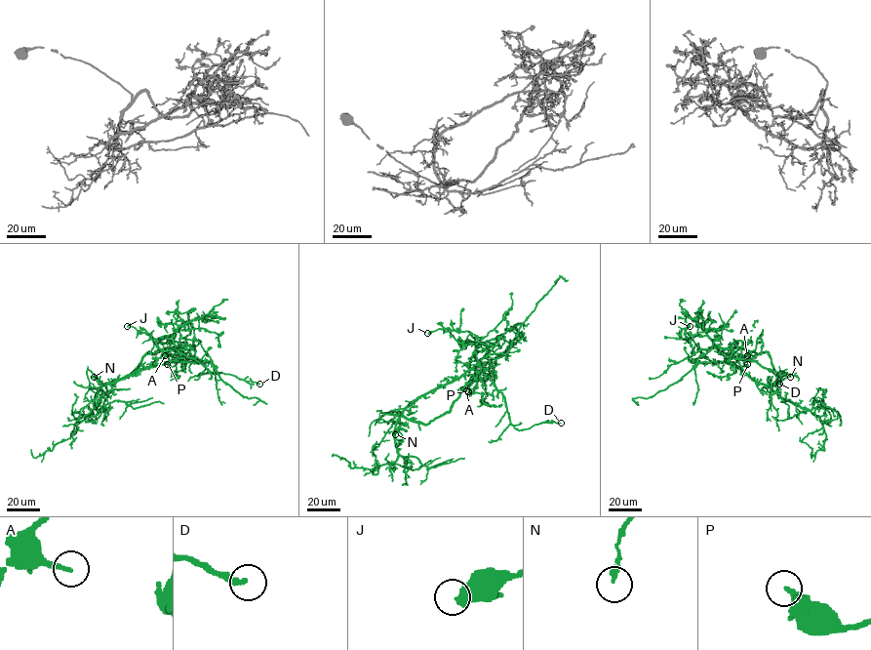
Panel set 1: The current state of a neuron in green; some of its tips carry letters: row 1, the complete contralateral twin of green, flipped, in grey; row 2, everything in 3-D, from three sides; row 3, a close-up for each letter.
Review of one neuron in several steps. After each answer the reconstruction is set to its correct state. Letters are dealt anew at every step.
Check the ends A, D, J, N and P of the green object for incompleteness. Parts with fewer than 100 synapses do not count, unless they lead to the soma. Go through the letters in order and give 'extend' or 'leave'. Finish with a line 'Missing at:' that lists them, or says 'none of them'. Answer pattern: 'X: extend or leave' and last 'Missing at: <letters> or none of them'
A: leave
D: leave
J: leave
N: leave
P: leave
Missing at: none of them

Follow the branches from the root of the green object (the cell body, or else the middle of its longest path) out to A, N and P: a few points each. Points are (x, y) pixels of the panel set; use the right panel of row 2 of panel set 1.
A: (747, 374), (769, 386), (780, 378), (768, 352), (729, 349), (734, 355), (747, 355)
N: (747, 374), (755, 382), (768, 385), (790, 377)
P: (747, 374), (769, 386), (780, 378), (768, 352), (729, 349), (745, 366), (747, 364)

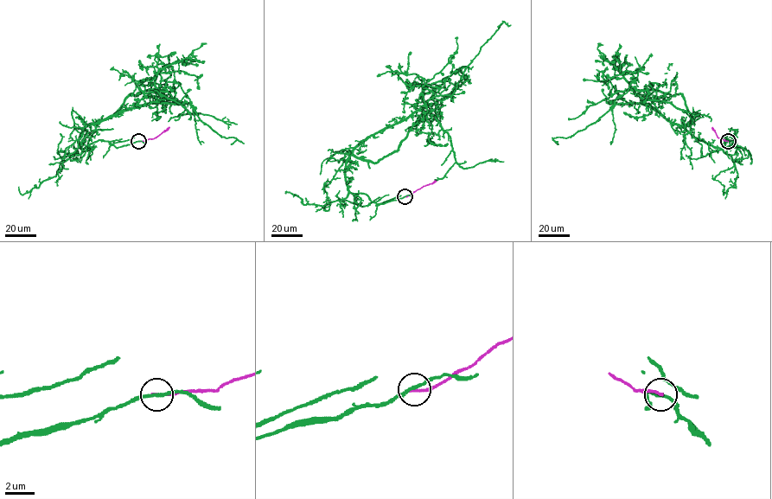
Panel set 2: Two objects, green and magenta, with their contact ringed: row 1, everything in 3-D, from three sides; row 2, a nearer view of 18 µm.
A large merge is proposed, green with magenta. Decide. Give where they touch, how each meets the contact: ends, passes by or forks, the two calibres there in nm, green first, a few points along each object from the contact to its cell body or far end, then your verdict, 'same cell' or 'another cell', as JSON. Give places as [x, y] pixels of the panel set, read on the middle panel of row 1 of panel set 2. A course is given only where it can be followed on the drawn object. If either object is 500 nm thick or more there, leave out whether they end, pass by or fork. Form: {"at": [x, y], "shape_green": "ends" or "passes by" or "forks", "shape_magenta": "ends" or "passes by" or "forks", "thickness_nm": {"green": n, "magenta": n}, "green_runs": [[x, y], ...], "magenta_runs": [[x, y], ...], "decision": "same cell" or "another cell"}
{"at": [405, 196], "shape_green": "passes by", "shape_magenta": "ends", "thickness_nm": {"green": 200, "magenta": 190}, "green_runs": [[405, 196], [377, 204], [352, 193], [345, 162], [370, 136], [451, 95], [510, 25]], "magenta_runs": [[405, 196], [436, 181]], "decision": "another cell"}

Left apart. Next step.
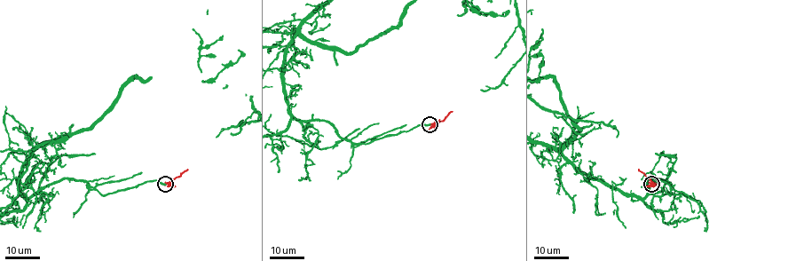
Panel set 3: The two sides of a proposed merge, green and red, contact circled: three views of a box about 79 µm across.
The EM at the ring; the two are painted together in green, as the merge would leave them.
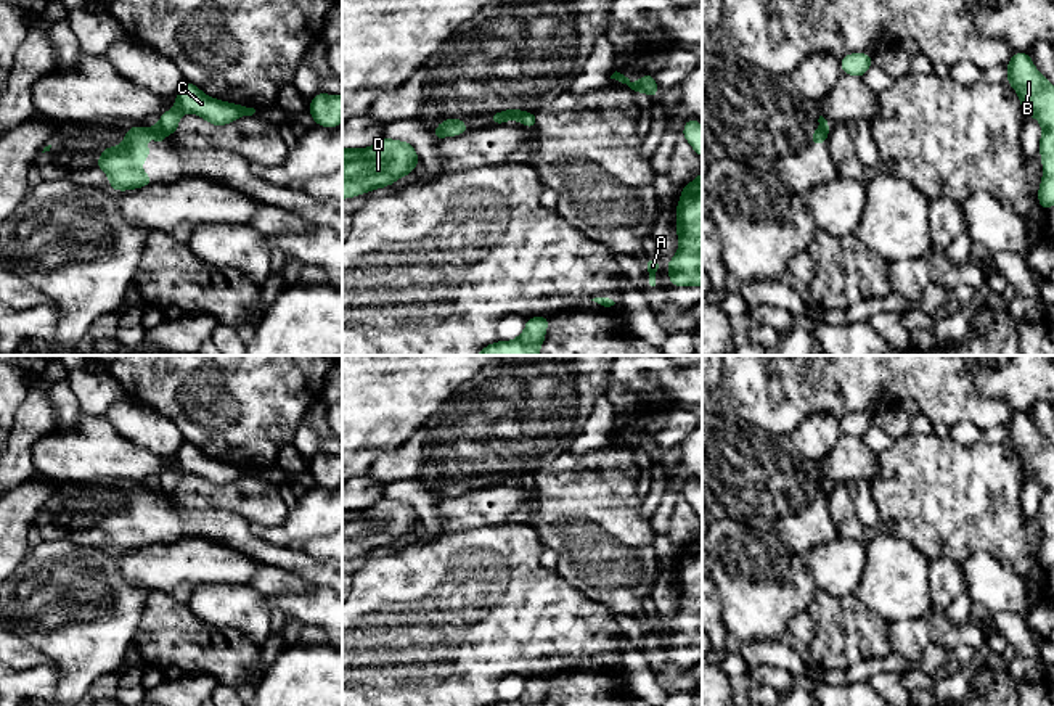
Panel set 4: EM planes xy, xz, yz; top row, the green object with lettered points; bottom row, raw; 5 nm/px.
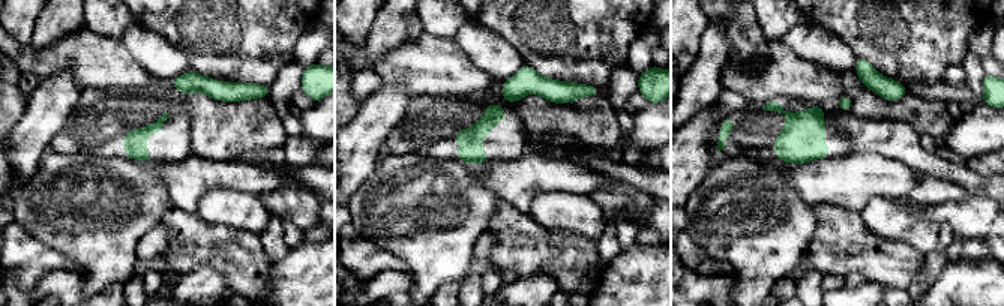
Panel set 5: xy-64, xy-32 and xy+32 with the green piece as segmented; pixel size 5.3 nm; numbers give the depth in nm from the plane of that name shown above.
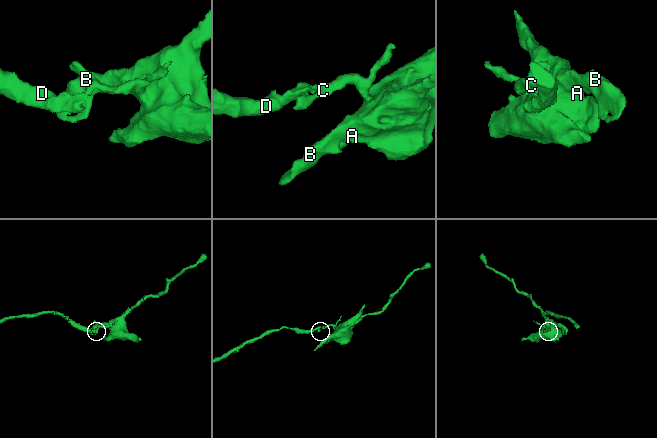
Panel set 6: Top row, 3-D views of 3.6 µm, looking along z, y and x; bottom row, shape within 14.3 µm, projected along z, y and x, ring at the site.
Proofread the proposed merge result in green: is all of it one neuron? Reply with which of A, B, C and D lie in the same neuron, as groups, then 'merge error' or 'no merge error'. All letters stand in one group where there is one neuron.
groups A B C / D; merge error

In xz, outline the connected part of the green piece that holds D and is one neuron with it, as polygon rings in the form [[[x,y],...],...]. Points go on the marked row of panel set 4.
[[[382,137],[368,148],[342,148],[342,199],[386,188],[419,164],[408,142]]]

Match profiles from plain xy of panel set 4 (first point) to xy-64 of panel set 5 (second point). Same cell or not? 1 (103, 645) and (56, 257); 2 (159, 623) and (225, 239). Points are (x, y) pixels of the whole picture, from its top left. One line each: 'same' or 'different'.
1: different
2: same

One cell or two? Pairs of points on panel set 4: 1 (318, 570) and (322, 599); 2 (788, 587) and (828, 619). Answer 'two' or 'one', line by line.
1: two
2: two

